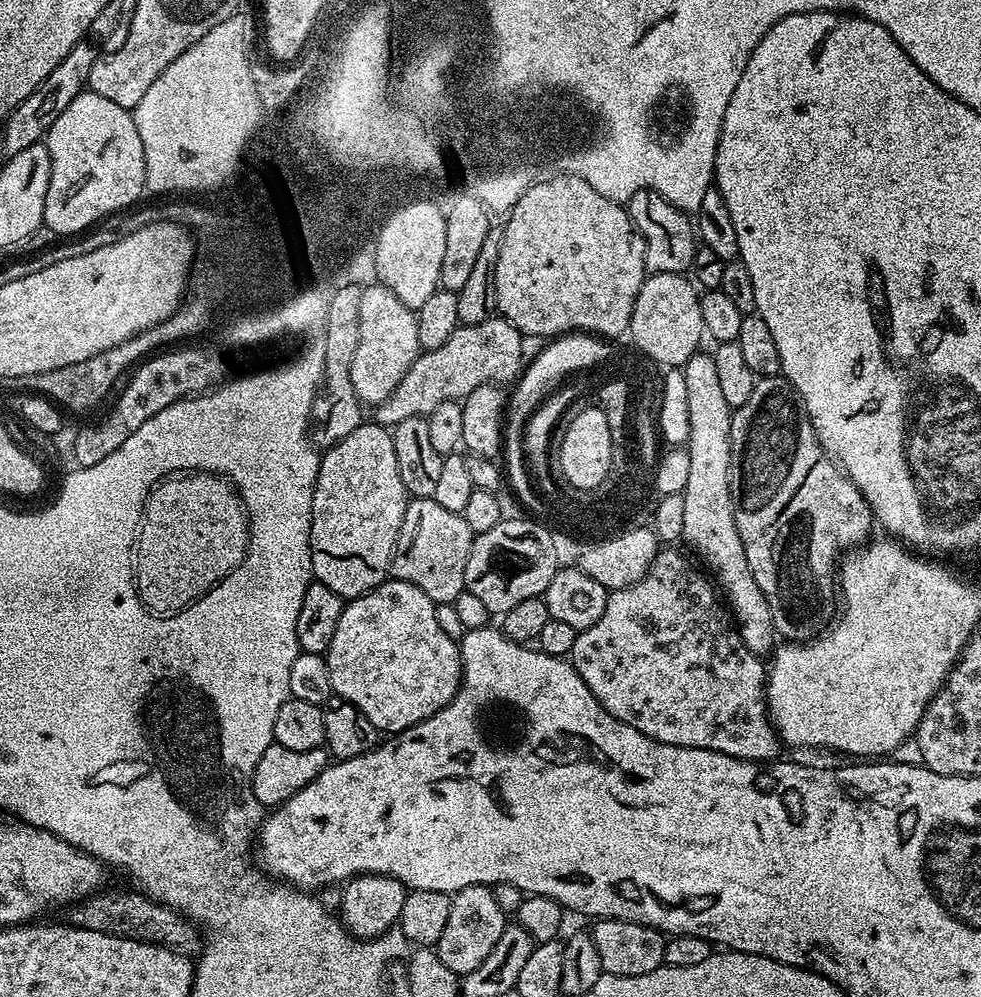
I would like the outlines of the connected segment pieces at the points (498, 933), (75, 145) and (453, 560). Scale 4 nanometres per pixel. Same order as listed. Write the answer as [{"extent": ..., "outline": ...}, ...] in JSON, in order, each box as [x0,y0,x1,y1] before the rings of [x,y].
[{"extent":[434,884,506,978],"outline":[[[486,884],[466,886],[451,893],[451,898],[450,918],[446,921],[446,930],[442,930],[442,938],[434,945],[434,951],[449,970],[463,978],[470,974],[470,970],[478,970],[478,966],[486,962],[486,954],[490,954],[498,938],[502,938],[506,914],[498,902],[494,902],[492,889]]]},{"extent":[44,90,146,236],"outline":[[[85,90],[78,94],[78,98],[74,98],[74,102],[70,102],[70,106],[66,106],[66,110],[62,110],[62,115],[54,122],[54,126],[50,126],[46,137],[48,145],[48,153],[52,159],[50,166],[50,186],[46,190],[46,206],[44,207],[44,223],[45,229],[49,228],[56,236],[76,236],[79,232],[87,230],[91,224],[99,222],[103,216],[108,216],[111,212],[116,212],[119,208],[128,208],[140,195],[146,192],[146,154],[142,150],[142,138],[138,135],[138,126],[134,122],[131,111],[122,106],[118,106],[118,102],[110,102],[110,98],[102,98],[102,94],[94,94],[90,90]]]},{"extent":[391,498,474,605],"outline":[[[431,498],[409,499],[394,546],[391,579],[418,586],[435,605],[455,604],[458,594],[466,591],[466,558],[470,558],[473,539],[474,533],[461,513],[446,510]]]}]

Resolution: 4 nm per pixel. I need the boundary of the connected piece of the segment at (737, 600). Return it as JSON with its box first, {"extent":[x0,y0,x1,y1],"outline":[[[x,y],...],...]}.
{"extent":[682,350,778,658],"outline":[[[697,350],[684,363],[682,371],[686,378],[687,409],[690,410],[690,434],[686,445],[690,454],[690,478],[686,478],[682,493],[686,506],[682,540],[700,555],[699,563],[707,569],[715,587],[722,593],[742,642],[746,642],[755,656],[764,658],[777,647],[778,633],[766,594],[762,594],[758,582],[754,582],[754,574],[750,574],[750,562],[746,562],[746,550],[736,525],[730,494],[730,442],[734,410],[722,395],[718,370],[711,354]]]}

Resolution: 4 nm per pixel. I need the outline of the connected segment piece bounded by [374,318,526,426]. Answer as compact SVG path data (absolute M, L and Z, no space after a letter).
M493 318L477 324L460 324L454 330L454 334L450 334L450 338L442 342L442 346L421 351L420 357L410 366L410 370L406 370L406 378L402 378L402 382L394 386L394 394L390 394L390 398L386 398L381 404L375 405L375 423L395 426L406 418L415 416L427 418L434 410L434 406L442 406L442 402L447 400L463 401L464 397L478 390L478 386L487 384L504 386L507 385L507 380L515 381L526 364L524 343L526 340L522 333L510 321L503 318Z

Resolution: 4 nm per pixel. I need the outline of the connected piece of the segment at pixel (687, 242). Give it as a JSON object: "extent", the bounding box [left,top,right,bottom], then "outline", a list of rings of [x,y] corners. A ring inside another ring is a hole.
{"extent":[626,188,698,273],"outline":[[[643,188],[635,192],[626,202],[628,216],[632,225],[644,236],[644,267],[649,273],[678,272],[687,273],[697,259],[698,236],[694,231],[693,221],[689,213],[681,212],[662,194]],[[688,268],[688,269],[687,269]]]}

